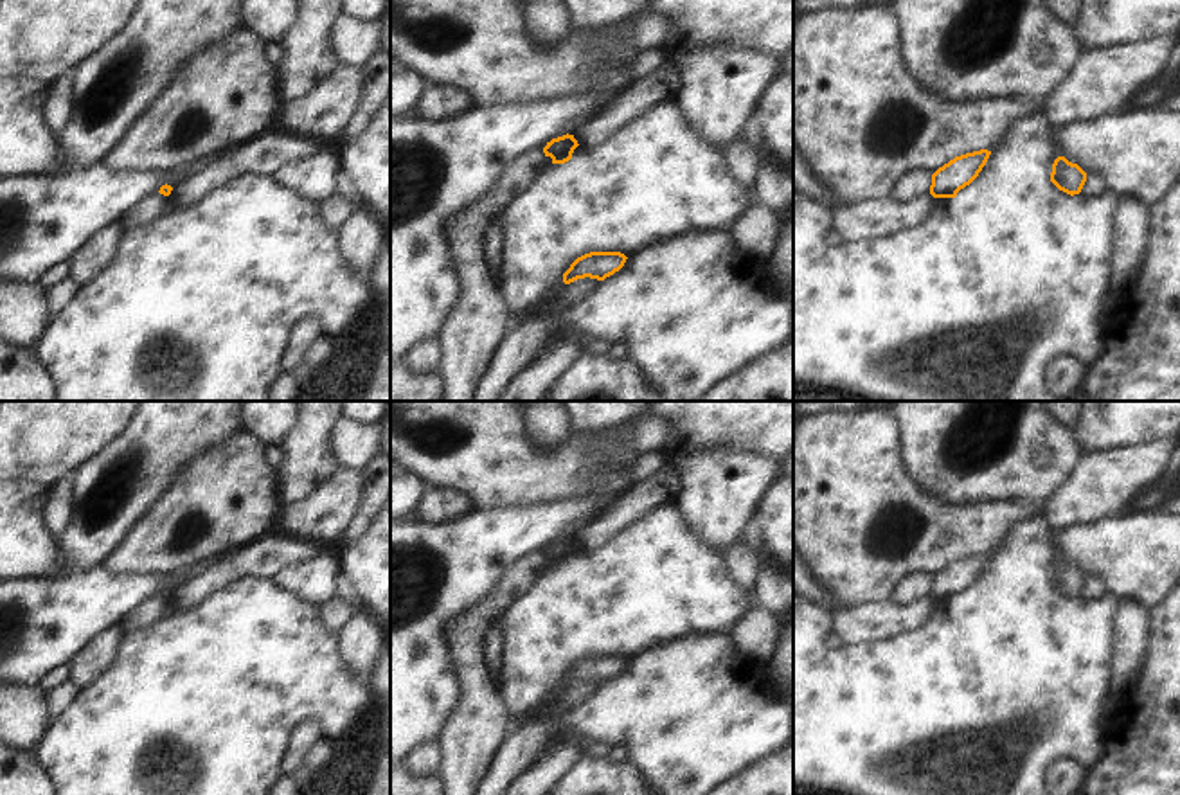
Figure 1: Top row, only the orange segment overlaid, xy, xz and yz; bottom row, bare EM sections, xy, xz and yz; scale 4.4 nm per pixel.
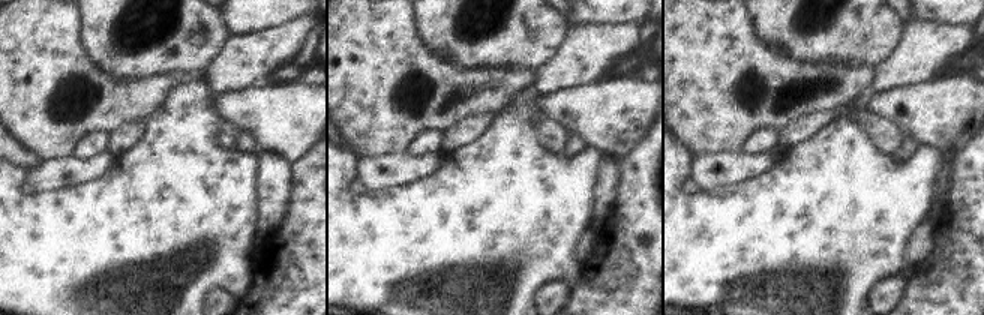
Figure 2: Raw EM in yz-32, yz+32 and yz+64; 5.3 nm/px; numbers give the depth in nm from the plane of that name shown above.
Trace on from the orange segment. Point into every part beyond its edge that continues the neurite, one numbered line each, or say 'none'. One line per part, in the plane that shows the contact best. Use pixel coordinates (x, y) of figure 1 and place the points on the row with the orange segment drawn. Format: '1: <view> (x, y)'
none

